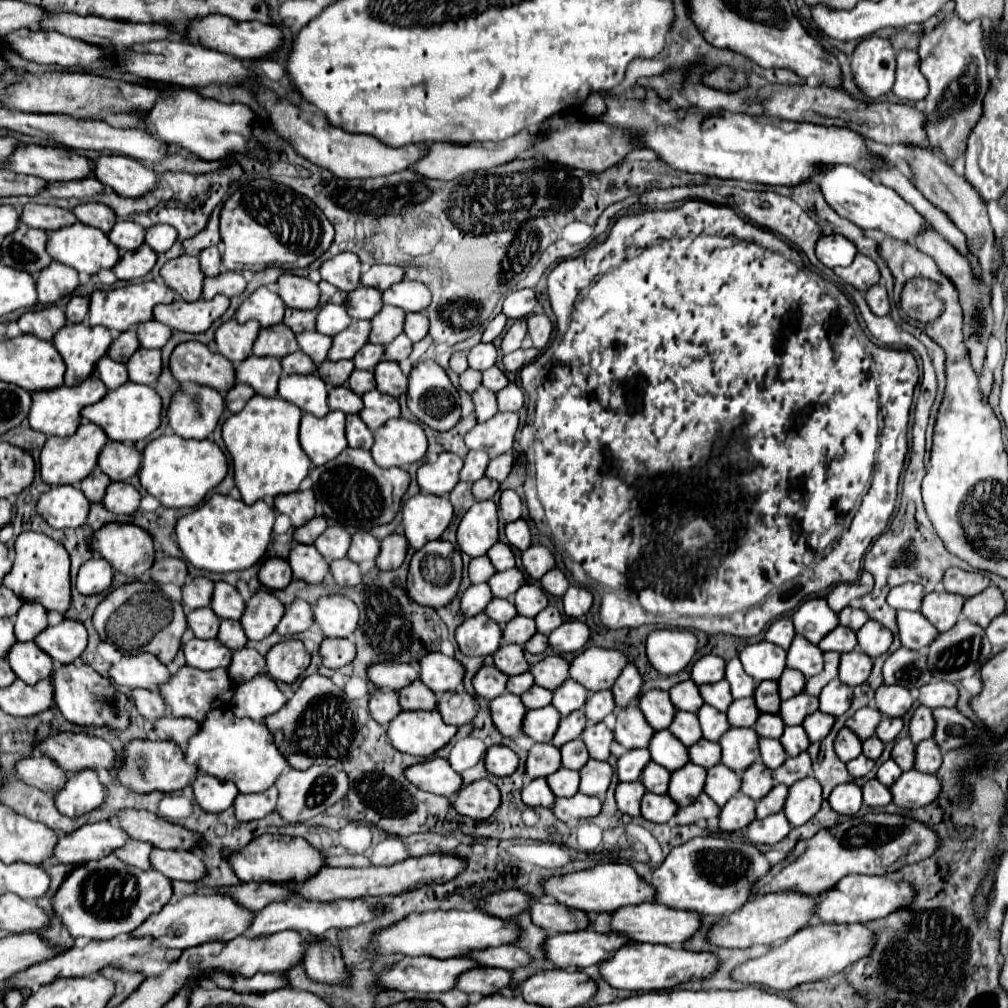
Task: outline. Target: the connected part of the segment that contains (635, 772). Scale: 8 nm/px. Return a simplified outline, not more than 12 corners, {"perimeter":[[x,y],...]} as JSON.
{"perimeter":[[630,750],[618,758],[618,778],[634,782],[650,762],[650,750]]}

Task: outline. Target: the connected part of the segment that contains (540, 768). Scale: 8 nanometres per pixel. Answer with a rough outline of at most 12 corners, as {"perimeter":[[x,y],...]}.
{"perimeter":[[536,744],[526,760],[528,780],[562,768],[560,748]]}

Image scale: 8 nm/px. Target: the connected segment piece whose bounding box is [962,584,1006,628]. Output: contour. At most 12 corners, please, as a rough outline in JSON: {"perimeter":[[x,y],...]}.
{"perimeter":[[998,586],[964,602],[962,614],[986,628],[1006,610]]}

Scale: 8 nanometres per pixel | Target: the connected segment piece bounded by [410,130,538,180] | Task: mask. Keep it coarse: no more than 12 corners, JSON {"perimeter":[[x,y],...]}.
{"perimeter":[[538,132],[504,142],[430,144],[410,170],[426,178],[508,164],[530,150]]}

